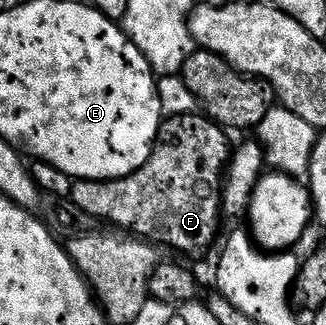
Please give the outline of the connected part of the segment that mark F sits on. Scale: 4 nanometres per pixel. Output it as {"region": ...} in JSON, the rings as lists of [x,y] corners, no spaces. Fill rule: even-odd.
{"region":[[[194,114],[191,116],[171,116],[161,121],[161,129],[157,131],[157,138],[153,141],[153,153],[147,158],[147,162],[139,170],[135,170],[130,176],[124,176],[118,180],[79,180],[73,185],[73,195],[71,199],[75,202],[75,206],[79,206],[79,210],[87,210],[87,214],[91,214],[99,222],[105,220],[109,224],[118,224],[126,233],[132,234],[137,238],[144,238],[149,242],[156,242],[158,245],[166,244],[169,248],[174,248],[177,252],[186,252],[189,256],[197,256],[200,252],[205,252],[213,244],[213,239],[217,236],[217,219],[222,219],[223,209],[221,206],[221,198],[223,195],[223,181],[225,173],[229,167],[231,159],[231,143],[227,137],[226,129],[216,124],[214,120],[210,120],[204,114]]]}

